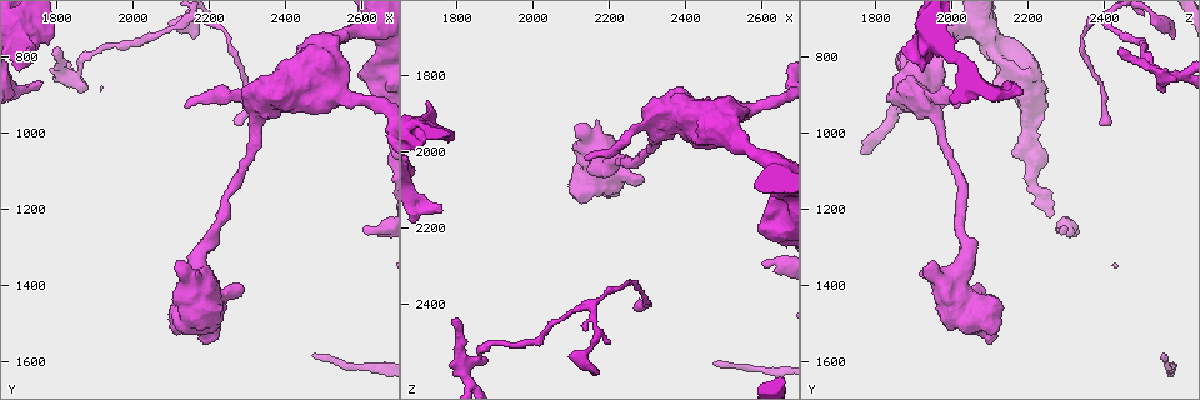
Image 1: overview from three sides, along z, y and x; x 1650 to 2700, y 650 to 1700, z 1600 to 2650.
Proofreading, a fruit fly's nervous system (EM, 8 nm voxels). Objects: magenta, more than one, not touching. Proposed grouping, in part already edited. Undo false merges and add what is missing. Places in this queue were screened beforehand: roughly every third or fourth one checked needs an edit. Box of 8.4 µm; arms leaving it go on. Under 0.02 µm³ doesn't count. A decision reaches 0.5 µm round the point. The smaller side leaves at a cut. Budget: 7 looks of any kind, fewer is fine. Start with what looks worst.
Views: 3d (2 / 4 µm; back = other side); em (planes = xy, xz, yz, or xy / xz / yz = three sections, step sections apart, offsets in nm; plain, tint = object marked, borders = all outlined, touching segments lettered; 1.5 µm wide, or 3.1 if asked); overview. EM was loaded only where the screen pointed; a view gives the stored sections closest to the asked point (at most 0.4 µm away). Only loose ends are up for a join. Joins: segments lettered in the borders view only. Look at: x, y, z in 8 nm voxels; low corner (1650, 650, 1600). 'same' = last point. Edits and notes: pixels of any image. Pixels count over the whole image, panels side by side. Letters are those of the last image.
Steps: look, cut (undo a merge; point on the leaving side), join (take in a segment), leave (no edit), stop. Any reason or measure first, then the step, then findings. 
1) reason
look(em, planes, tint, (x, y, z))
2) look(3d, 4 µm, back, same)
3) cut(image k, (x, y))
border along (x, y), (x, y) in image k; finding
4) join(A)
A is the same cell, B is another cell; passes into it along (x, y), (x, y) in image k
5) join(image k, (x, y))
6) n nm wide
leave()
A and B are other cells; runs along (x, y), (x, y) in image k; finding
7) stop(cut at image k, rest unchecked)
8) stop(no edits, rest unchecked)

thin end
look(em, xy, step 8, tint, (2140, 925, 2005))

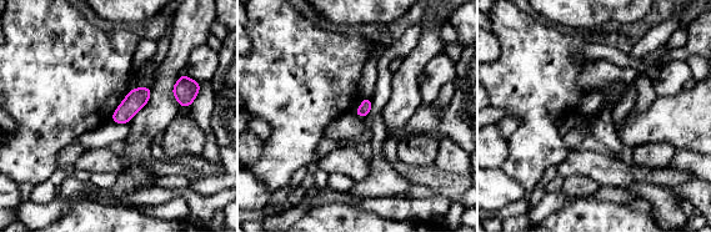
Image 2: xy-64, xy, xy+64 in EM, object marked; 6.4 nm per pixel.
another direction
look(em, xz, step 8, borders, same)

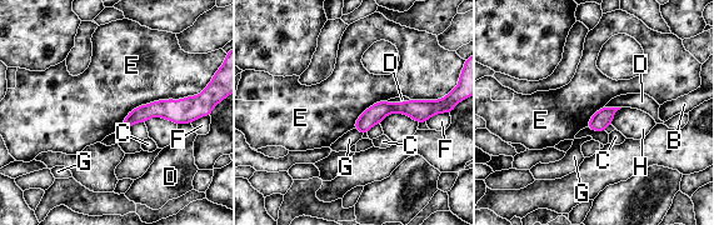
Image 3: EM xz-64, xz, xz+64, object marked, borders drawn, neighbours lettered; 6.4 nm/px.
leave()
B, C, D, E, F, G and H are other cells; no lettered segment goes on from it

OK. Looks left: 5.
free end
look(em, planes, borders, (1765, 875, 2160))

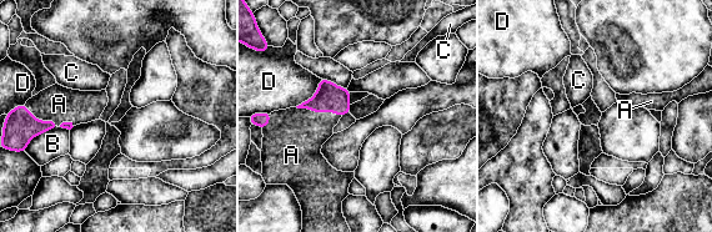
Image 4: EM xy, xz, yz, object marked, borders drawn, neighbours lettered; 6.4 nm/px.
join(A)
A is the same cell, B, C and D are other cells; passes into it along (20, 126), (53, 121), (59, 104) in image 4; it goes on there

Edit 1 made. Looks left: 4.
look(overview)

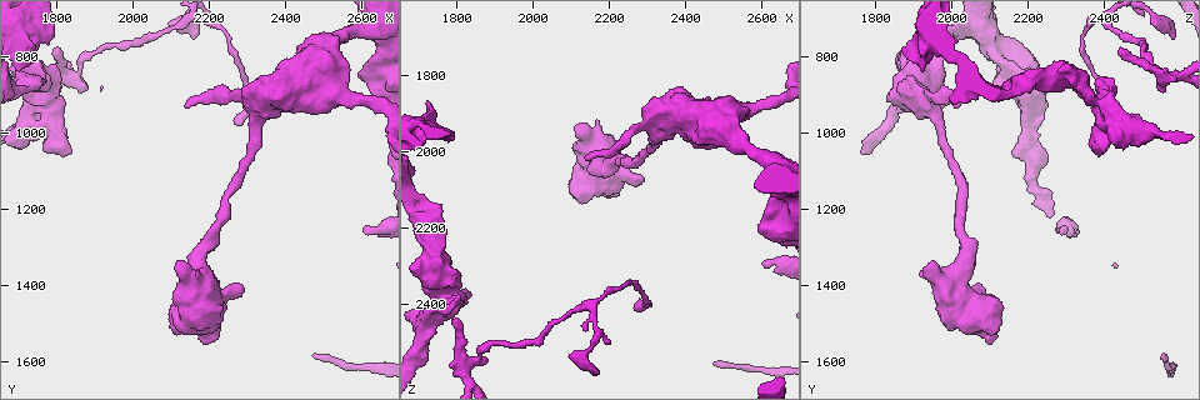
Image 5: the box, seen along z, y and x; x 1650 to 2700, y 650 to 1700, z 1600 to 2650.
thin end
look(em, xy, step 8, borders, (2155, 750, 2585))

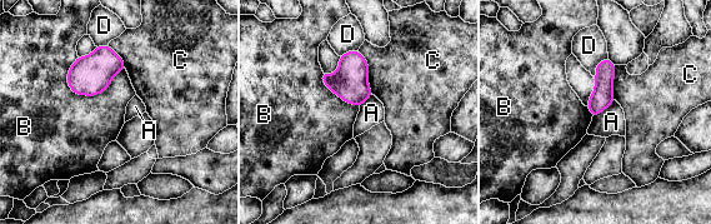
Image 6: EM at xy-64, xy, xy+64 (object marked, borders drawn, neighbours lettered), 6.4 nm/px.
look(em, planes, borders, same)

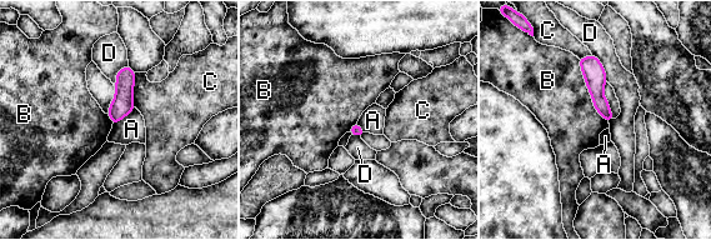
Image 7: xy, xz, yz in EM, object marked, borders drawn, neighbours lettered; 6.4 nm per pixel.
70 nm wide
leave()
A, B, C and D are other cells; runs along (584, 60), (609, 116) in image 7; no lettered segment goes on from it

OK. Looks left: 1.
stop(join at image 4, rest unchecked)

